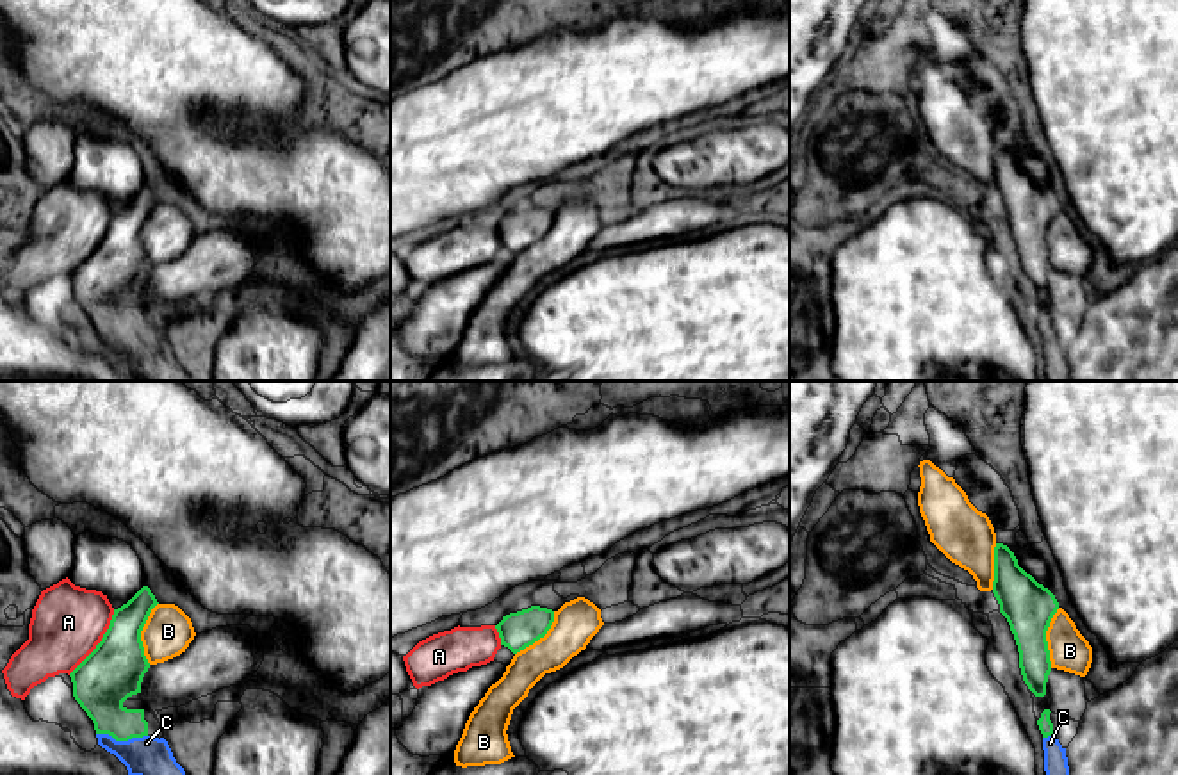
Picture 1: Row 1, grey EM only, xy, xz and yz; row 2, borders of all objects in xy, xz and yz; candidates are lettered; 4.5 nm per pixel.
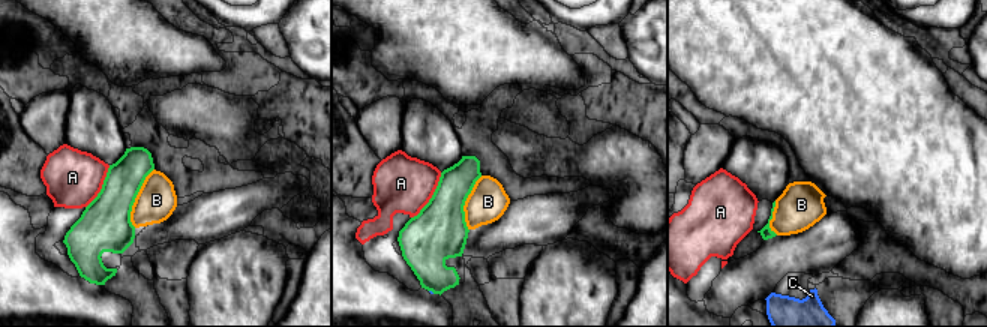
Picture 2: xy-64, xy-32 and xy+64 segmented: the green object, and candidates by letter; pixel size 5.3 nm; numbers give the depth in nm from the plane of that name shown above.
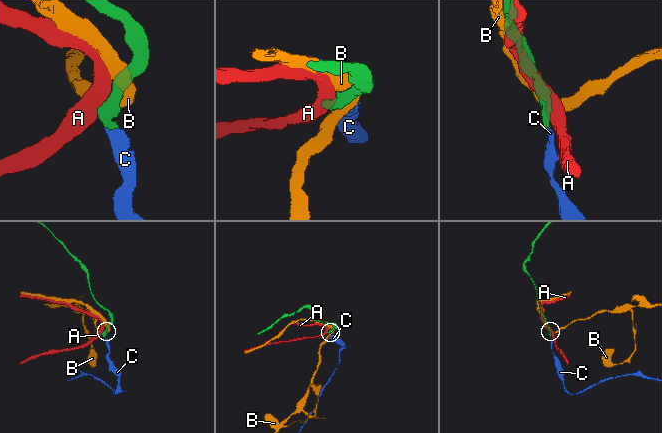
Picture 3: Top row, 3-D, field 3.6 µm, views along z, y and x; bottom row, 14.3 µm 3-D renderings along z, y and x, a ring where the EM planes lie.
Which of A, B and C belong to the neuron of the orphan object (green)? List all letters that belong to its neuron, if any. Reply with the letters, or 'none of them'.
C

